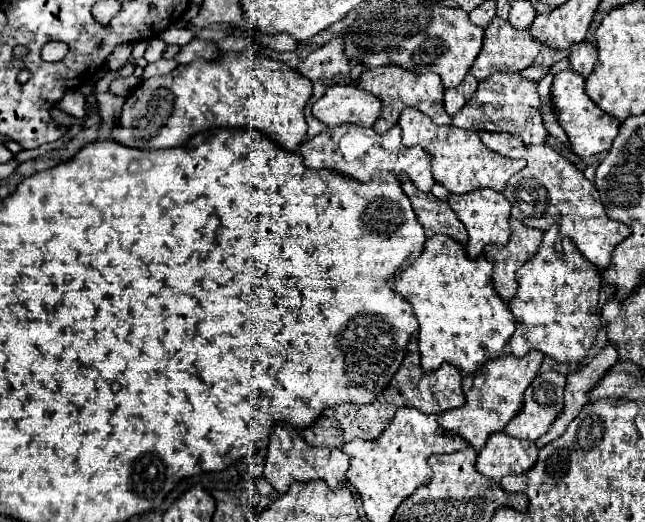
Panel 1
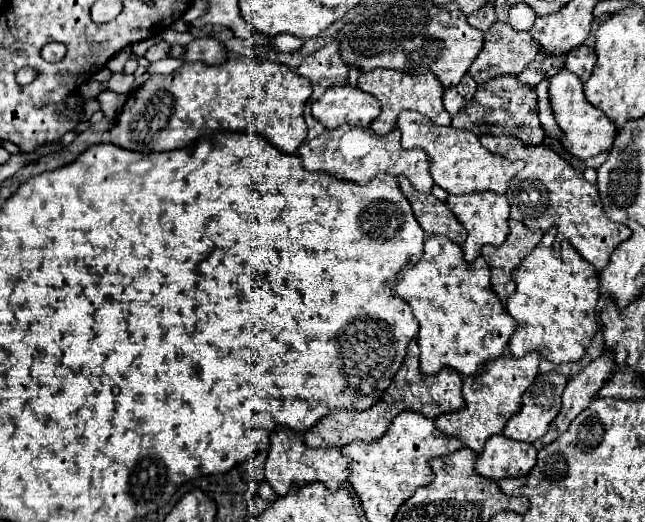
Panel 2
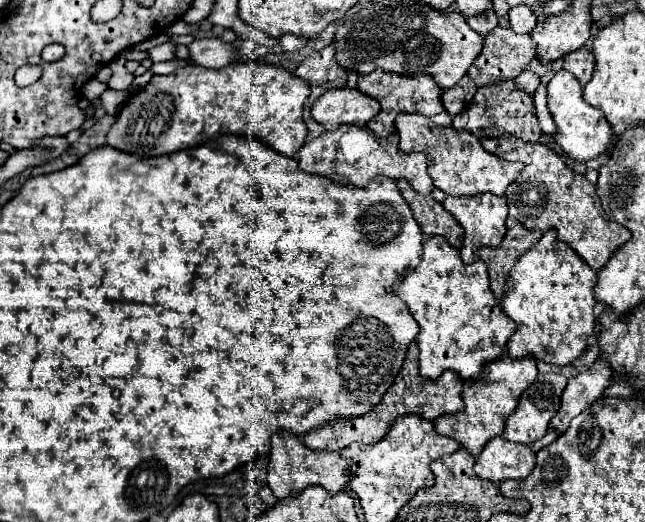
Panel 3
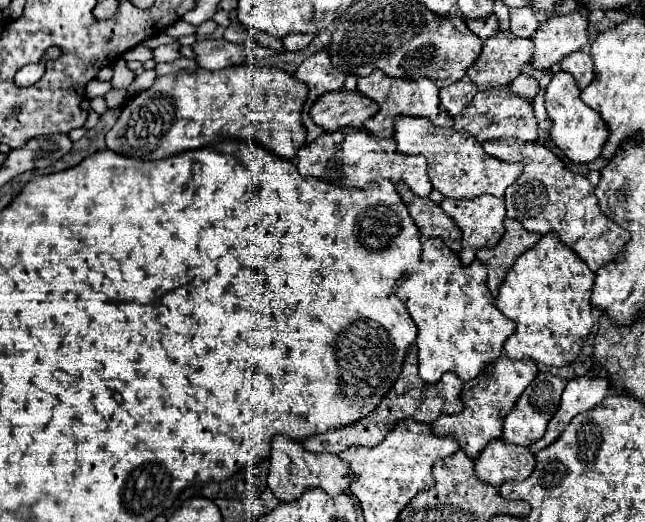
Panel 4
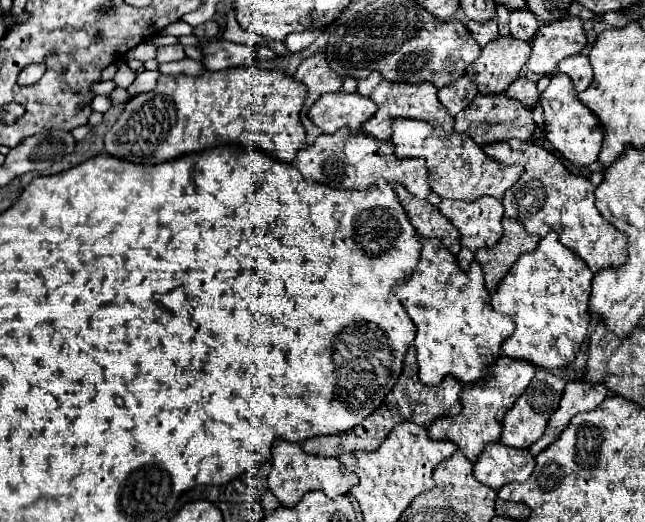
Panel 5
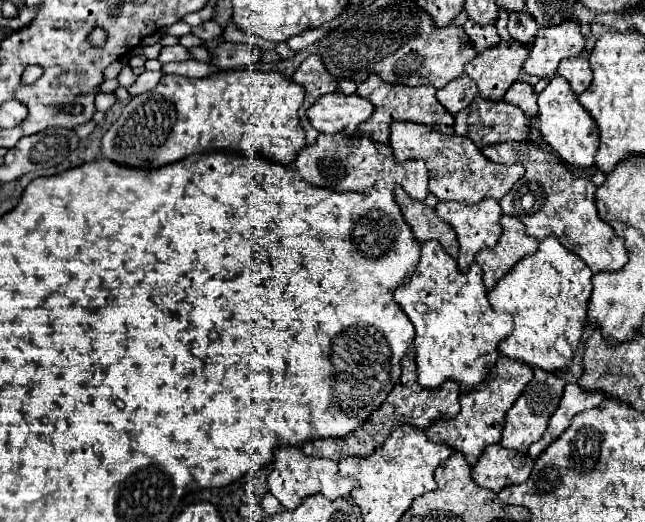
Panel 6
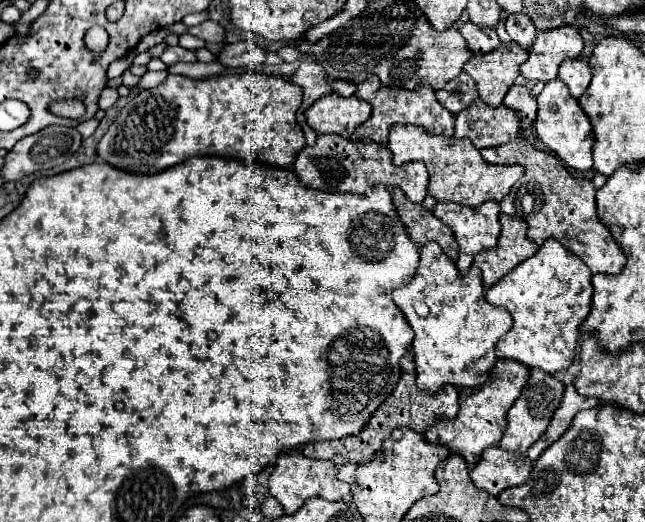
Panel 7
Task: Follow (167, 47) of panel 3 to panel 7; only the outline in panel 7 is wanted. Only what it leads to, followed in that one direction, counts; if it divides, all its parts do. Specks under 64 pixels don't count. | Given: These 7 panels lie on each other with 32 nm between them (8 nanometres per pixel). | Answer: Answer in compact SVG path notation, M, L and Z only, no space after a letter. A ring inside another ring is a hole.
M168 46L164 50L164 54L160 56L160 60L166 62L168 66L178 64L178 62L196 62L196 54L186 50L186 48L182 48L182 46Z

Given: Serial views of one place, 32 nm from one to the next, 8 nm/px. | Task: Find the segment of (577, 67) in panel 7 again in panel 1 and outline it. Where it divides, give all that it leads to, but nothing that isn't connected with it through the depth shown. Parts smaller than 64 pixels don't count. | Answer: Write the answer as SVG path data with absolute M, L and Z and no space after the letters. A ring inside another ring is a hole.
M582 42L580 46L572 46L570 50L570 70L582 74L584 78L590 76L594 64L596 64L596 58L598 58L598 50L594 44L588 44L588 42Z

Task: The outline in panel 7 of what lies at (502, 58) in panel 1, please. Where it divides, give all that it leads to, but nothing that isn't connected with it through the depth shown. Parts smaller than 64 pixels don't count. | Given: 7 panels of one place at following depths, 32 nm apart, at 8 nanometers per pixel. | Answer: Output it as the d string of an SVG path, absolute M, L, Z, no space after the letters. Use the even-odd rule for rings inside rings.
M514 42L508 44L508 46L500 46L498 50L492 50L488 54L482 54L482 56L474 56L470 58L468 64L464 64L464 72L468 72L476 86L478 86L478 92L480 92L480 98L490 104L490 106L500 106L506 92L510 90L510 86L516 82L518 78L518 68L528 60L528 52L526 50L520 50L520 46L516 46Z

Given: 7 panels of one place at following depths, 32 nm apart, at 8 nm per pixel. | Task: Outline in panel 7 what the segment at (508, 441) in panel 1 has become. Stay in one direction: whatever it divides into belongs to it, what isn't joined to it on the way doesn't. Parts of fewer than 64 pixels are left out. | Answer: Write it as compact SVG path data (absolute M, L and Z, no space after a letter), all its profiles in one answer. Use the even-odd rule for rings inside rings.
M498 446L484 450L478 466L470 472L476 488L498 496L502 490L520 486L528 480L532 462L522 454L512 454Z

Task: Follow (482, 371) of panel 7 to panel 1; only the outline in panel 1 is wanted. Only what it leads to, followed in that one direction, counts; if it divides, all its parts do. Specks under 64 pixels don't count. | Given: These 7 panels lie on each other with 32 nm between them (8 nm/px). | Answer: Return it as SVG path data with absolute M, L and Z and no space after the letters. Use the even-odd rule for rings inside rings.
M444 234L426 240L422 256L396 276L394 290L412 304L420 322L420 366L426 372L436 372L446 362L462 374L472 374L484 362L498 358L516 330L512 312L492 286L492 262L484 256L468 260L464 246L444 238Z

